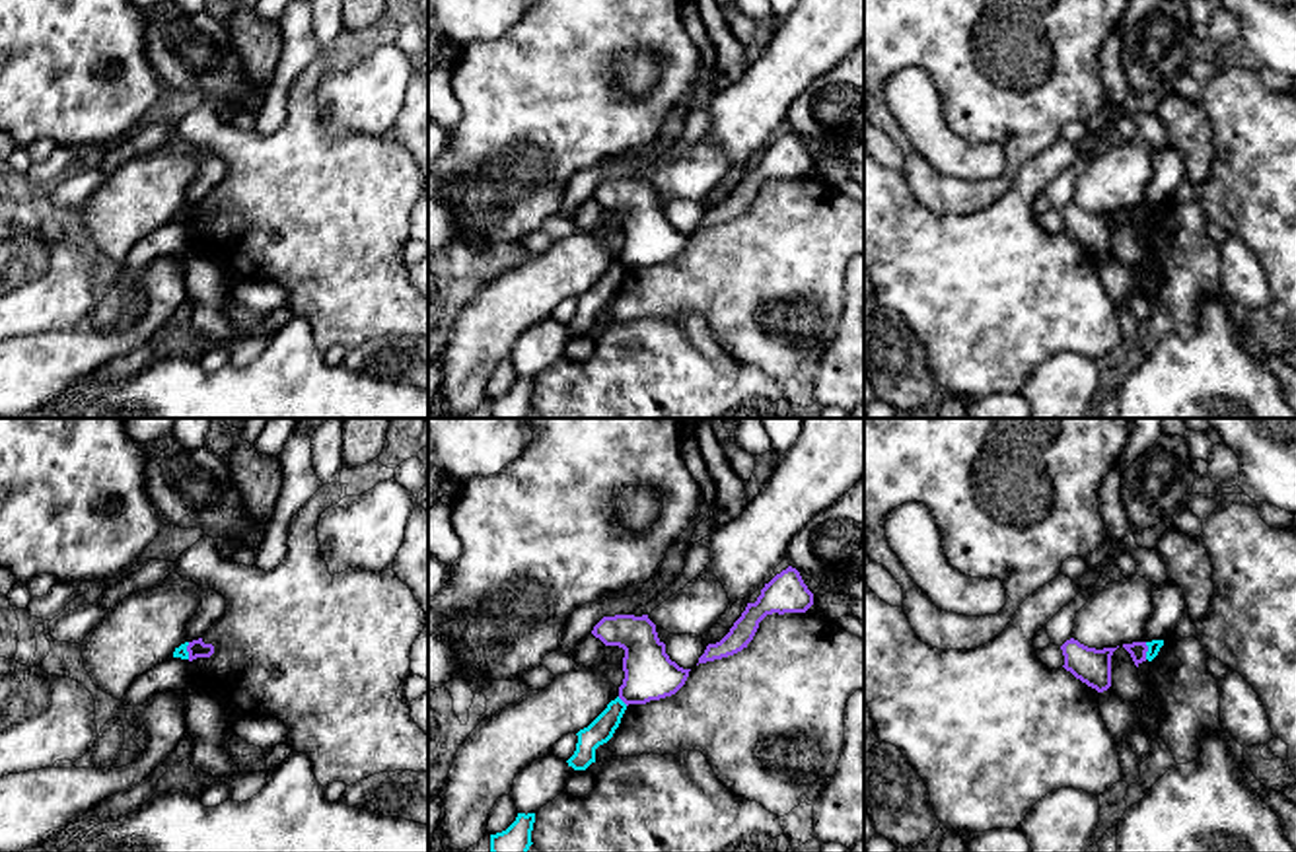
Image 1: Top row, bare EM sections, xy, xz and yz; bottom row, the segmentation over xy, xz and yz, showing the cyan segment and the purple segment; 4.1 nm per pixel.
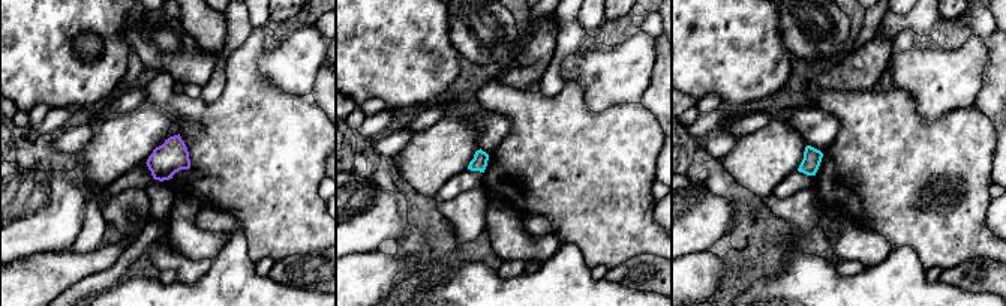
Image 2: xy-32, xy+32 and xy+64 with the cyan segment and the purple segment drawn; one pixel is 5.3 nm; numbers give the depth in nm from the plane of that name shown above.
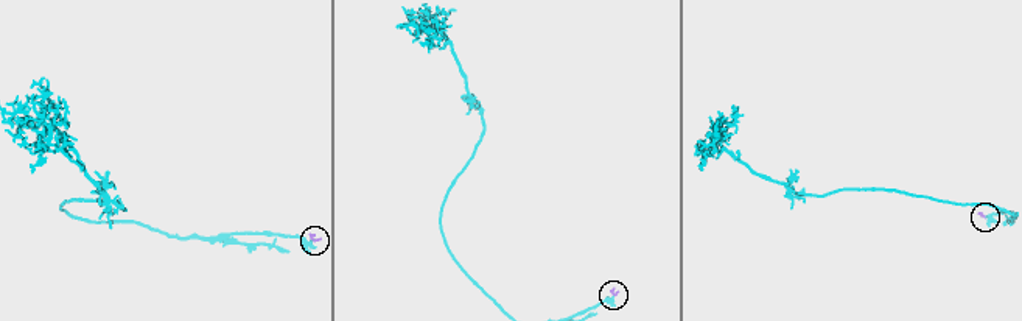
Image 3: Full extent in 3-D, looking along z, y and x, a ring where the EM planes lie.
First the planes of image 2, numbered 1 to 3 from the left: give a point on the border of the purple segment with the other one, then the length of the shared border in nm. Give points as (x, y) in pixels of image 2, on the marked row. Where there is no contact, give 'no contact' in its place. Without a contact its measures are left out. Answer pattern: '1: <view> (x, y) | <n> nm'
1: no contact
2: no contact
3: no contact

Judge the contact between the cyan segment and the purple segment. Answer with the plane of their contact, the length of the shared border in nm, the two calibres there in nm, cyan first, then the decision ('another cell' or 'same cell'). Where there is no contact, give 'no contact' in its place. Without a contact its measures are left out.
meets cyan in yz; contact 70 nm long; 50 nm thick on the cyan side, 70 nm on the other; another cell

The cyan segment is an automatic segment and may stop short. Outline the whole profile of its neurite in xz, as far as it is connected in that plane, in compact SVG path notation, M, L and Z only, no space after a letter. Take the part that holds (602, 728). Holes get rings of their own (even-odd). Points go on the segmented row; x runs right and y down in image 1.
M617 696L607 708L584 729L580 729L574 755L566 761L574 770L586 770L595 763L595 749L607 743L621 724L627 704Z

